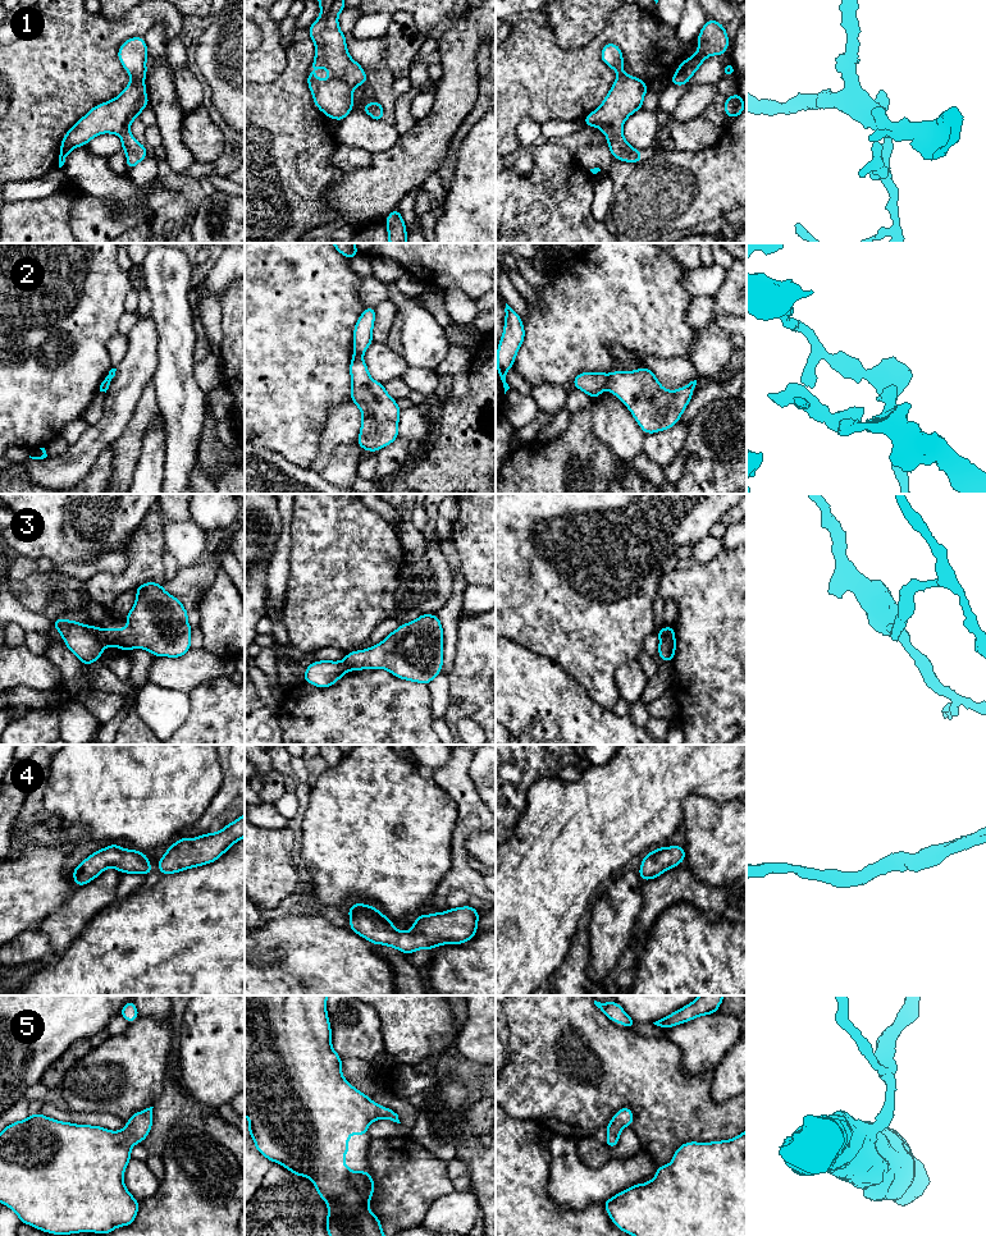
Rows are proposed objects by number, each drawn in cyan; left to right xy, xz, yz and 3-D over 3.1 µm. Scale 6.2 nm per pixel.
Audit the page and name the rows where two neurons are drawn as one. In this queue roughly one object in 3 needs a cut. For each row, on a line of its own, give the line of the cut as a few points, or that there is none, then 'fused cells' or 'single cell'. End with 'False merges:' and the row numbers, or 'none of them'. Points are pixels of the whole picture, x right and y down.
1: cut none; single cell
2: cut yz (608, 375), (605, 387); fused cells
3: cut xy (94, 627), (97, 640), (104, 646); fused cells
4: cut none; single cell
5: cut none; single cell
False merges: 2, 3

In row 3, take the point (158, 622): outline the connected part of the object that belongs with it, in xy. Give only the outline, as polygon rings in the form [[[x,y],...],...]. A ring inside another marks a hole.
[[[146,582],[134,589],[136,601],[127,614],[127,628],[97,628],[99,641],[123,651],[145,649],[156,656],[181,658],[191,650],[188,612],[163,585]]]

